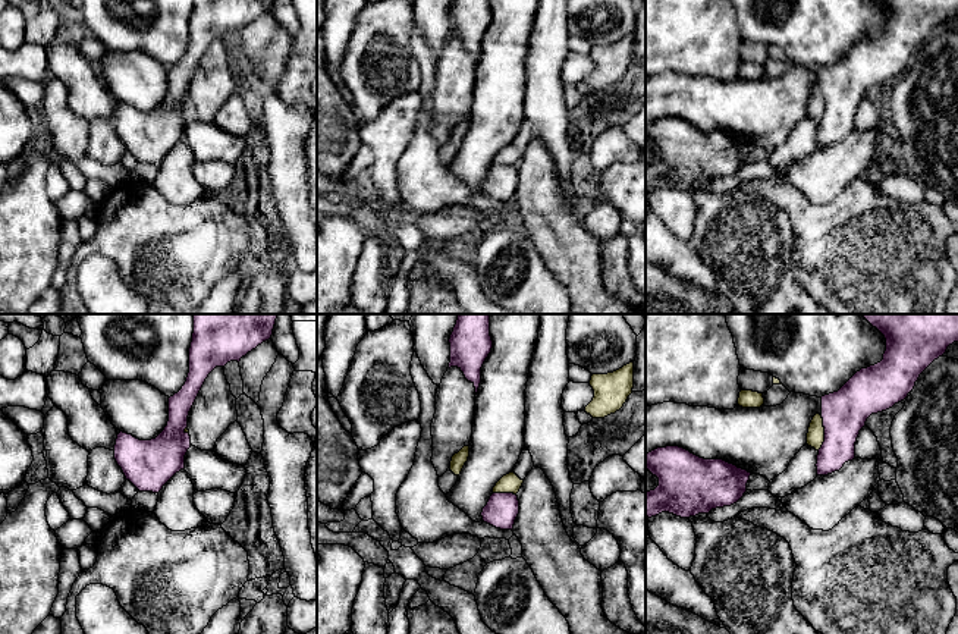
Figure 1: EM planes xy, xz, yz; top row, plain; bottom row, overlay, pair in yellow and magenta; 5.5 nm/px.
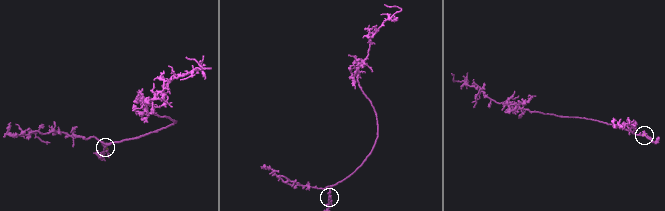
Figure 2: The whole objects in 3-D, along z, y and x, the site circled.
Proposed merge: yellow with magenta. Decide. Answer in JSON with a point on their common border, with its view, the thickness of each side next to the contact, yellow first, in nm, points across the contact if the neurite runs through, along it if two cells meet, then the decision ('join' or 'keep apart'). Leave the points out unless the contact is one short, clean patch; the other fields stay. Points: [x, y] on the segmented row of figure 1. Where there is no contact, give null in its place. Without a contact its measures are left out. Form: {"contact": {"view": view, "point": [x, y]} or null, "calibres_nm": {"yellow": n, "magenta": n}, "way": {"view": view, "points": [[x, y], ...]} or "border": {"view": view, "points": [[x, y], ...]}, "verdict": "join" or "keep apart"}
{"contact": {"view": "yz", "point": [823, 433]}, "calibres_nm": {"yellow": 100, "magenta": 240}, "verdict": "keep apart"}

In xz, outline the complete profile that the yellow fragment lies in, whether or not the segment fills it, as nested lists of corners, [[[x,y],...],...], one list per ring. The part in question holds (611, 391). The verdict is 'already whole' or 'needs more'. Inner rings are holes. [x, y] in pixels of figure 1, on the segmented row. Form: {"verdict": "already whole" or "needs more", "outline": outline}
{"verdict": "already whole", "outline": [[[634,362],[607,374],[593,374],[590,386],[594,390],[593,401],[585,407],[585,412],[593,418],[604,418],[619,411],[632,393]]]}

